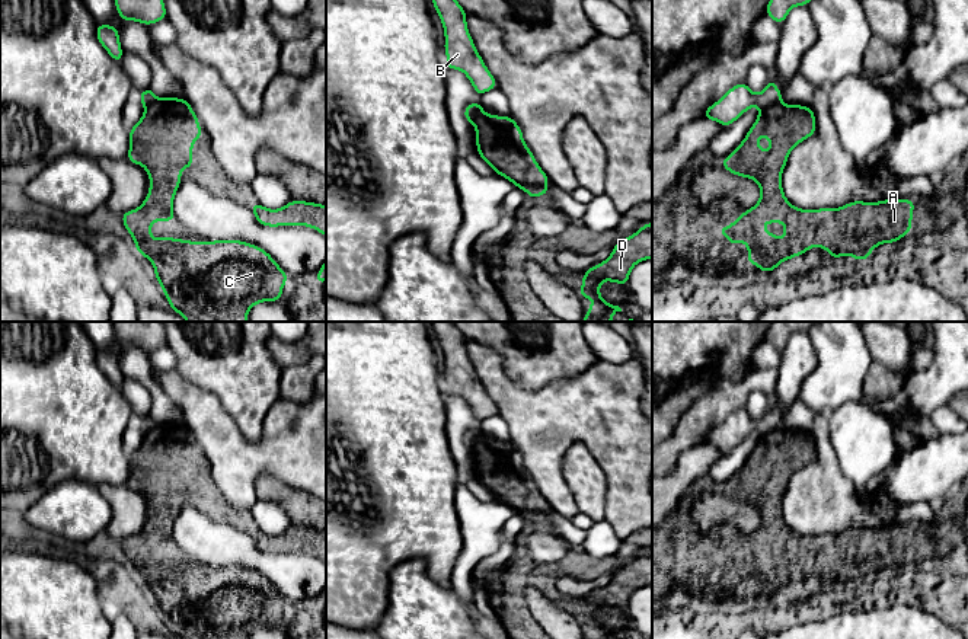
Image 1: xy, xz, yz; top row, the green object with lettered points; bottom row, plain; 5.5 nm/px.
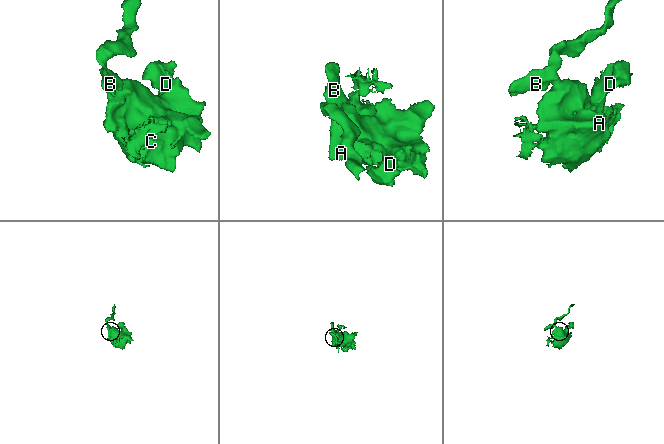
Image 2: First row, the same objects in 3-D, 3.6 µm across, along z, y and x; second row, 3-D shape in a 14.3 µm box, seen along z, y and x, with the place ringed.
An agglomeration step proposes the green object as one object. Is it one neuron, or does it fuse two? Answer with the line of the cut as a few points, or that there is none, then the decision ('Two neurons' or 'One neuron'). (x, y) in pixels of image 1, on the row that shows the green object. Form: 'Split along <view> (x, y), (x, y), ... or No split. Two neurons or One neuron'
Split along yz (780, 102), (762, 111). Two neurons

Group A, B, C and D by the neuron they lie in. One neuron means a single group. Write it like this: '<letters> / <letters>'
A C D / B

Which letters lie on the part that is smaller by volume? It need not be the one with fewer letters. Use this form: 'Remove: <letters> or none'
Remove: B

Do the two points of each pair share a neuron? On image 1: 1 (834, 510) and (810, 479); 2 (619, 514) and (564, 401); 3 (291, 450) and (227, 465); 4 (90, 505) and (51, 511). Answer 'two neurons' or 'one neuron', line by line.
1: one neuron
2: one neuron
3: one neuron
4: one neuron

